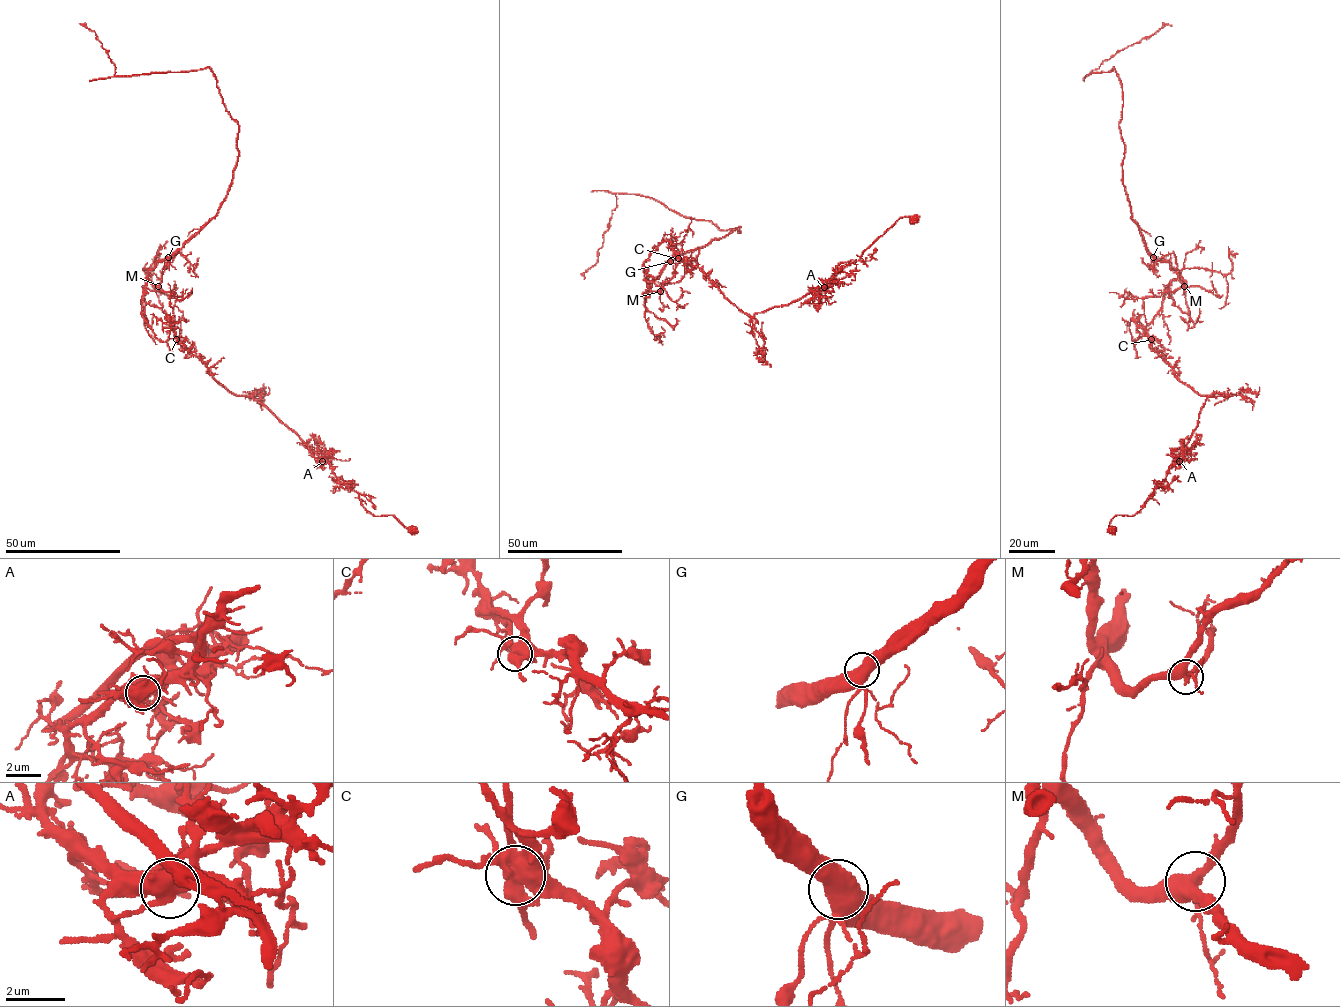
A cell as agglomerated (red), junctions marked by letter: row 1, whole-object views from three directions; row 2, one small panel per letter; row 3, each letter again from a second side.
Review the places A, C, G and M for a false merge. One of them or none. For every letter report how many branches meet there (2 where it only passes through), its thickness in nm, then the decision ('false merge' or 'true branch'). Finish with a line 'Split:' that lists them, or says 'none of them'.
A: 5 branches meet; 500 nm thick; true branch
C: 7 branches meet; 550 nm thick; false merge
G: 5 branches meet; 500 nm thick; true branch
M: 5 branches meet; 380 nm thick; true branch
Split: C

